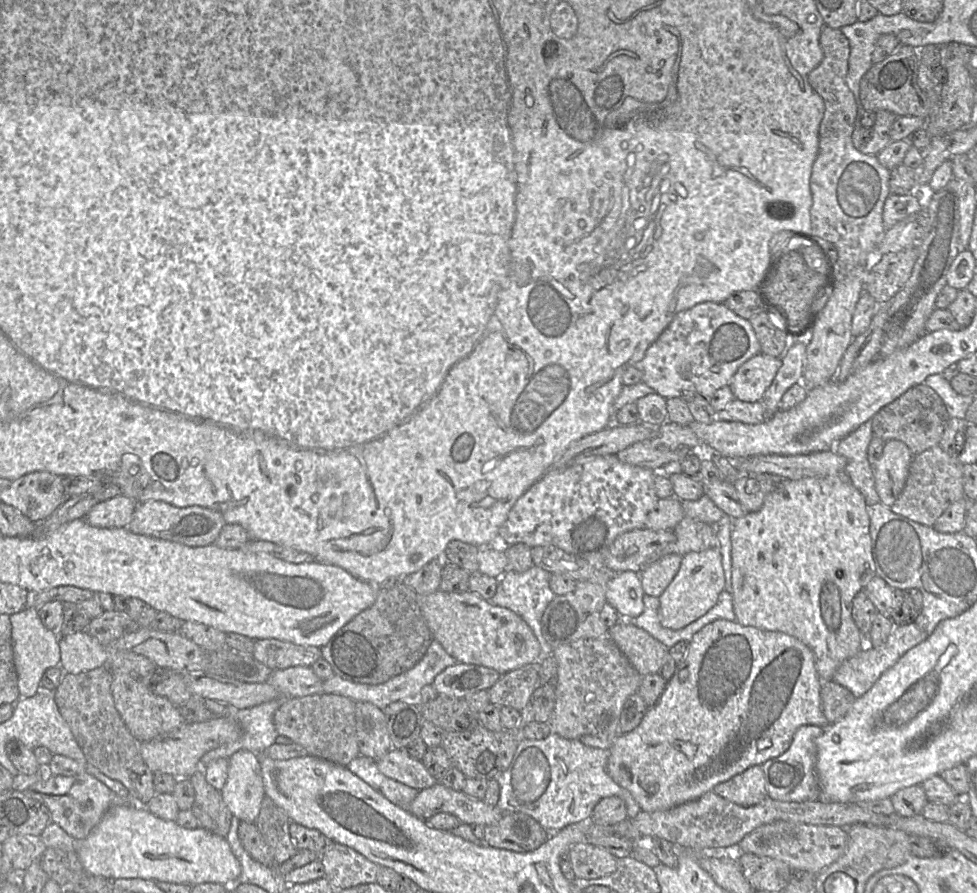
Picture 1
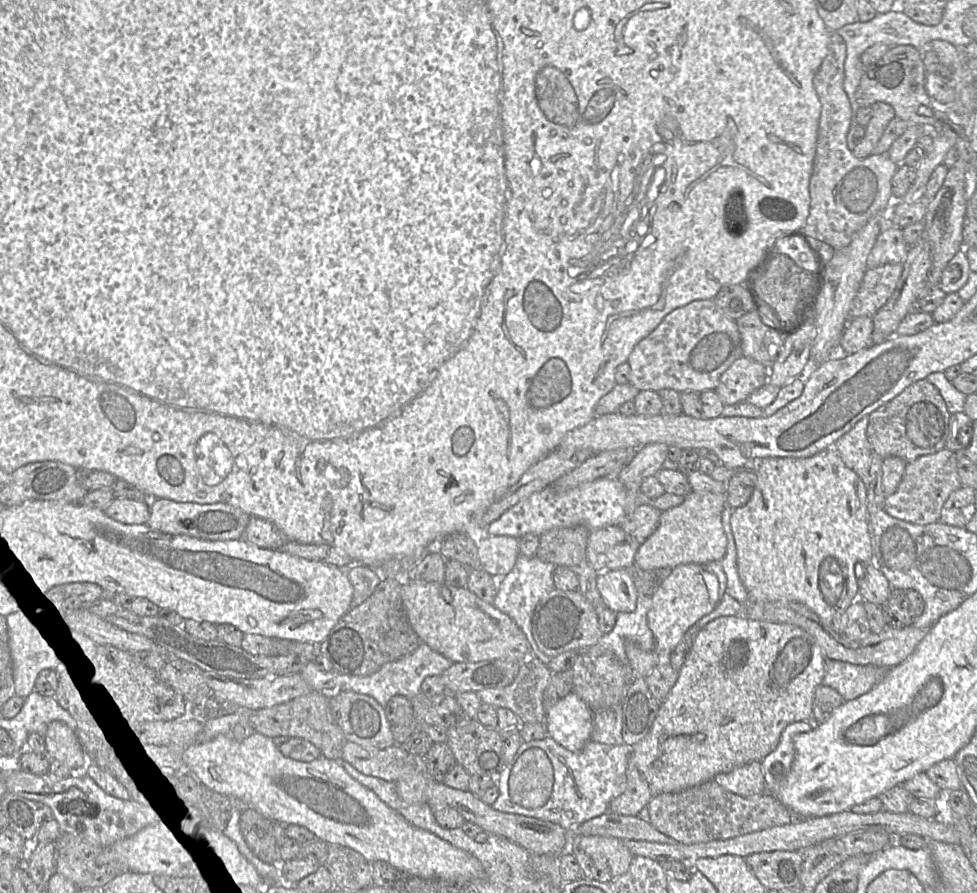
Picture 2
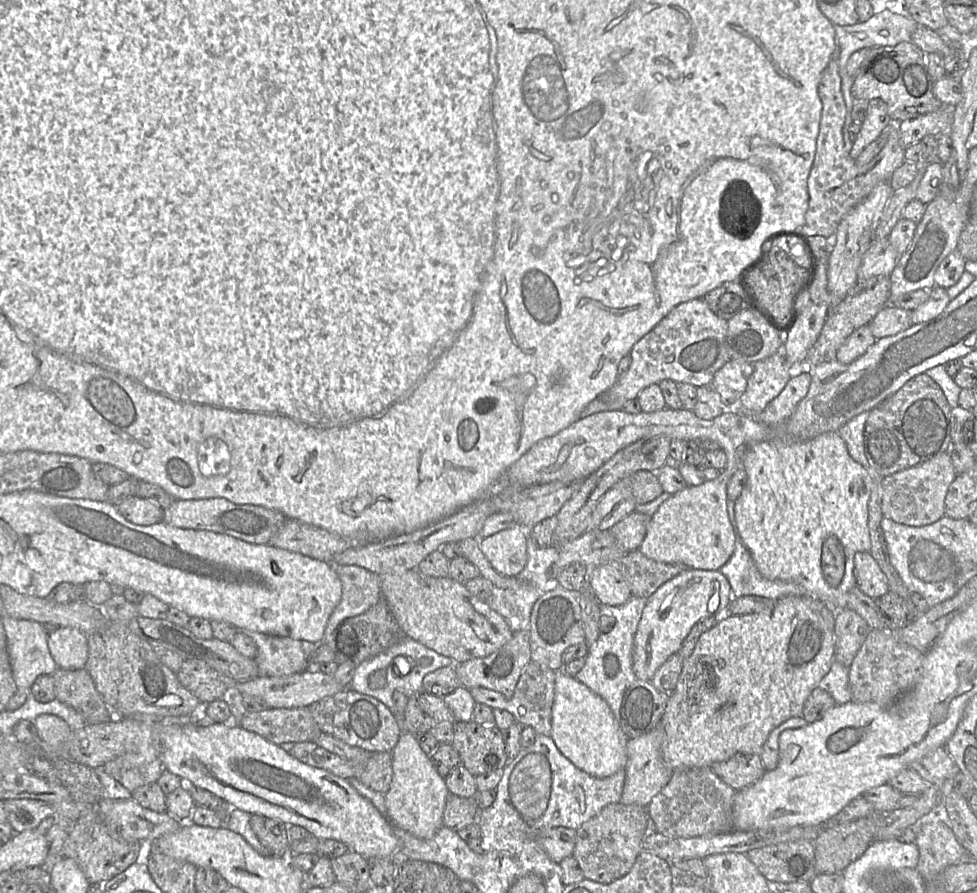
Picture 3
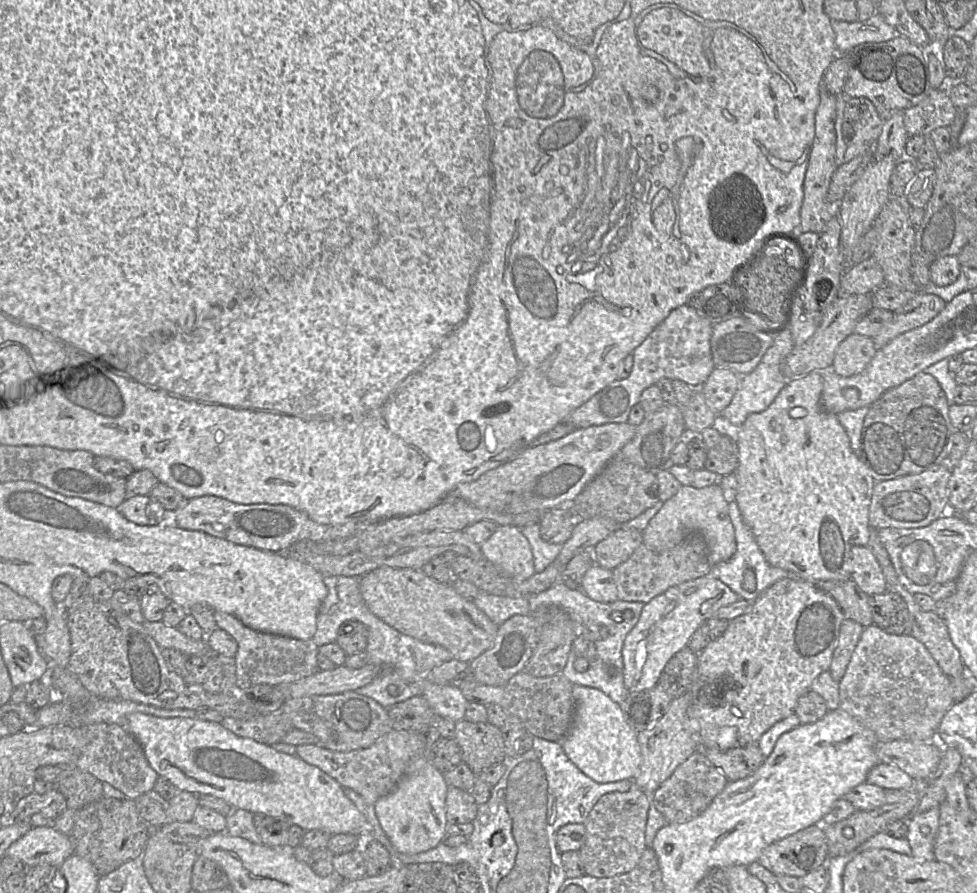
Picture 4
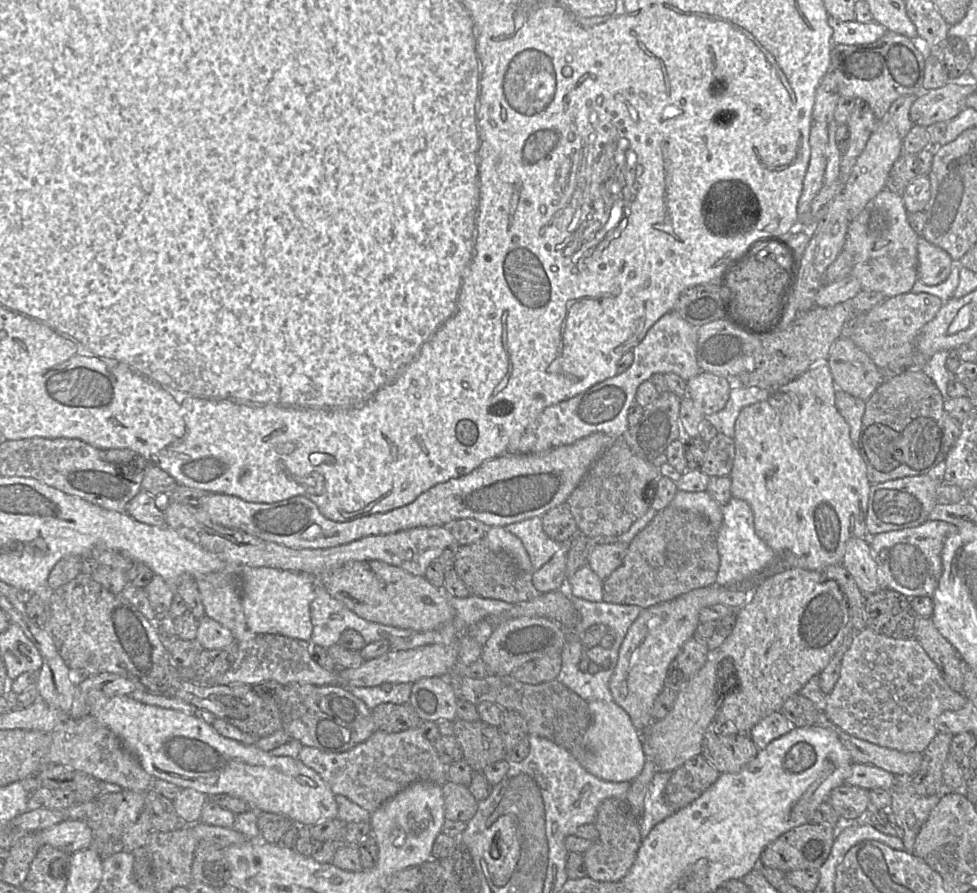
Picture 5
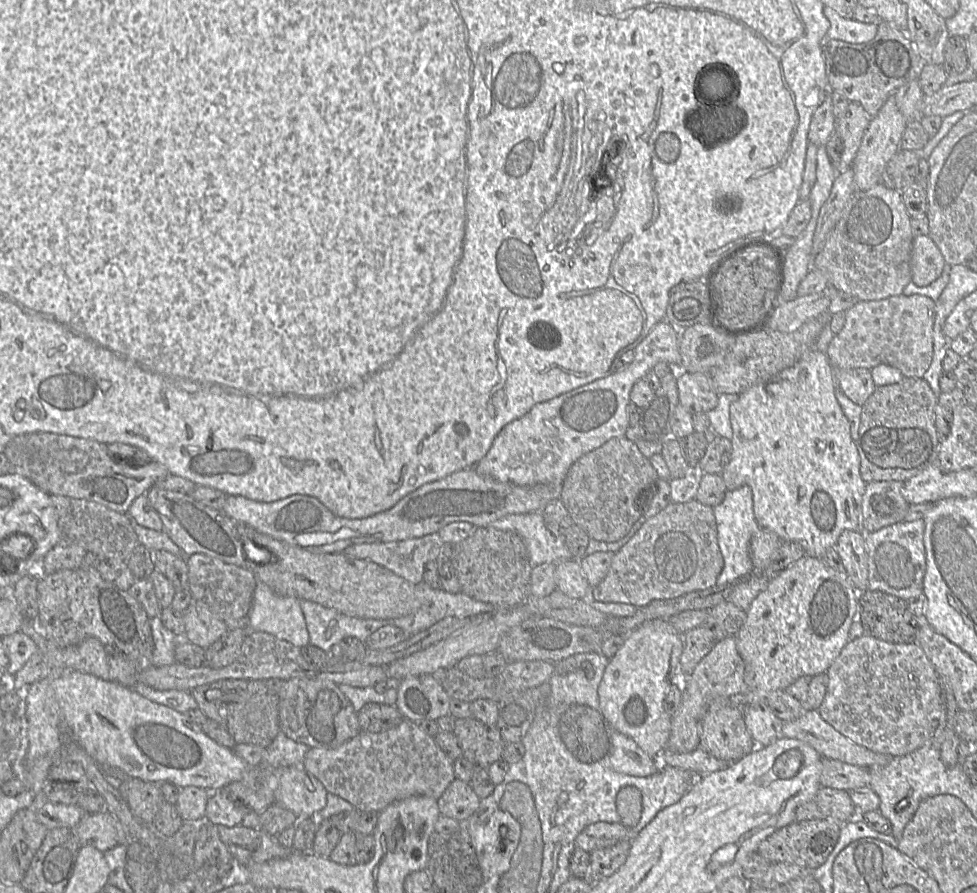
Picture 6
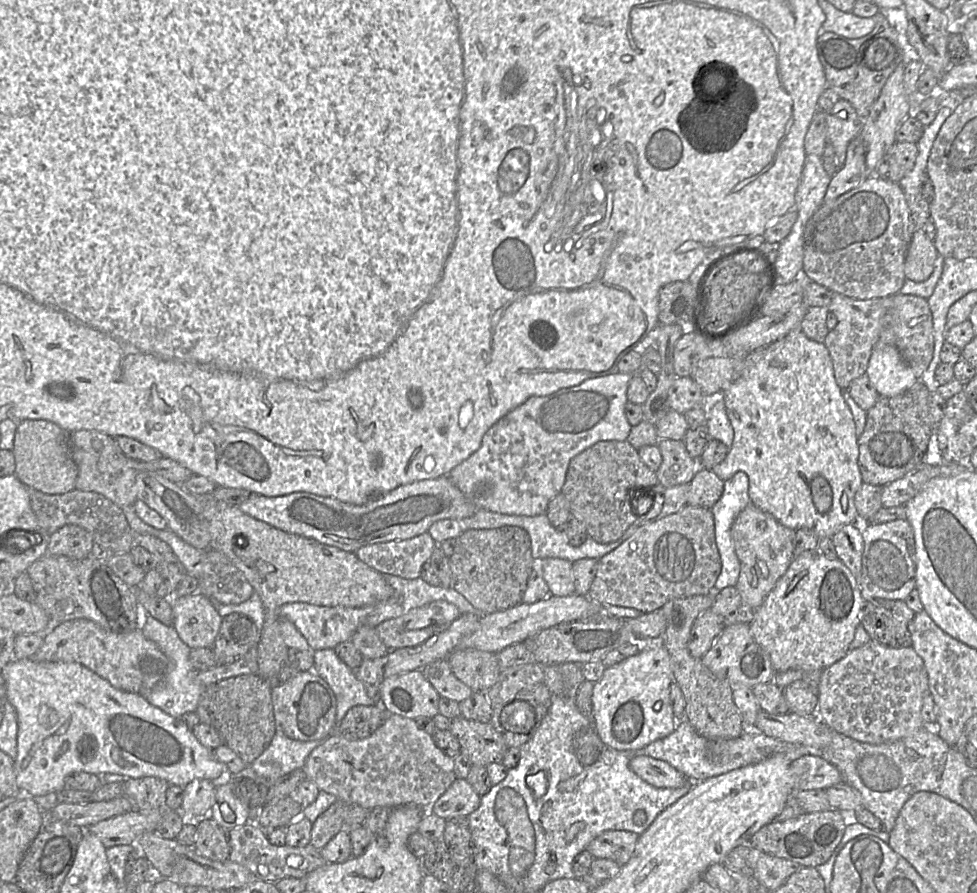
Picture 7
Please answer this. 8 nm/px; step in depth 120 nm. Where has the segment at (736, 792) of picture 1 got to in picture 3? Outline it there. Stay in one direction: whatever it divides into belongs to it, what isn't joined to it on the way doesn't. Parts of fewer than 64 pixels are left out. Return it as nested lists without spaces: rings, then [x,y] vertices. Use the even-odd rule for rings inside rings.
[[[736,754],[725,761],[713,763],[711,768],[735,791],[755,783],[766,771],[758,754]]]

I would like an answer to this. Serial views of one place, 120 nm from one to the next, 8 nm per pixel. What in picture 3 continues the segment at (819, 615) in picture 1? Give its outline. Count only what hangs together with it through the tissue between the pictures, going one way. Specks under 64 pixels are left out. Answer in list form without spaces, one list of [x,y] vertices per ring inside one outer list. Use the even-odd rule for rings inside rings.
[[[826,432],[807,441],[795,441],[774,437],[751,446],[744,455],[742,469],[747,473],[747,483],[740,496],[733,502],[735,522],[743,544],[748,549],[759,573],[768,580],[782,580],[800,585],[811,597],[820,600],[834,610],[840,611],[845,604],[845,596],[856,586],[854,576],[854,556],[857,552],[869,552],[871,540],[867,526],[868,502],[872,491],[872,475],[854,461],[838,432]]]

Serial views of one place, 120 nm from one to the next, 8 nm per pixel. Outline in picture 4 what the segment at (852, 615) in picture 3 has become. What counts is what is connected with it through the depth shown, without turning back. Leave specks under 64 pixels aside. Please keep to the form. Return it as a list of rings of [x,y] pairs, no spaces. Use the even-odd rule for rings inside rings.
[[[845,618],[839,631],[838,642],[833,652],[829,672],[832,678],[840,682],[846,672],[852,653],[859,642],[864,627],[856,621]]]

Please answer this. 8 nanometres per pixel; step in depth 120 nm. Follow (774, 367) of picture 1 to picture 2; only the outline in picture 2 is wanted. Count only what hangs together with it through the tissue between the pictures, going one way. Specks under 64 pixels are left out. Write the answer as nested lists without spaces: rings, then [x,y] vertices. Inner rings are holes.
[[[742,356],[721,374],[714,391],[724,406],[745,402],[754,391],[768,382],[769,372],[770,365]]]

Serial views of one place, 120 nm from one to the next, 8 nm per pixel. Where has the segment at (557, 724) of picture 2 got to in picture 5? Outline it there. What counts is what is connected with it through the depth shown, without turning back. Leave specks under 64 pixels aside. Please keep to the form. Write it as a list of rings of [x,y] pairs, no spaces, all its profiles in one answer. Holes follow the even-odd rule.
[[[593,700],[589,702],[592,723],[585,733],[582,743],[570,752],[592,775],[606,781],[632,782],[645,764],[642,738],[634,727],[628,713],[612,701]]]

